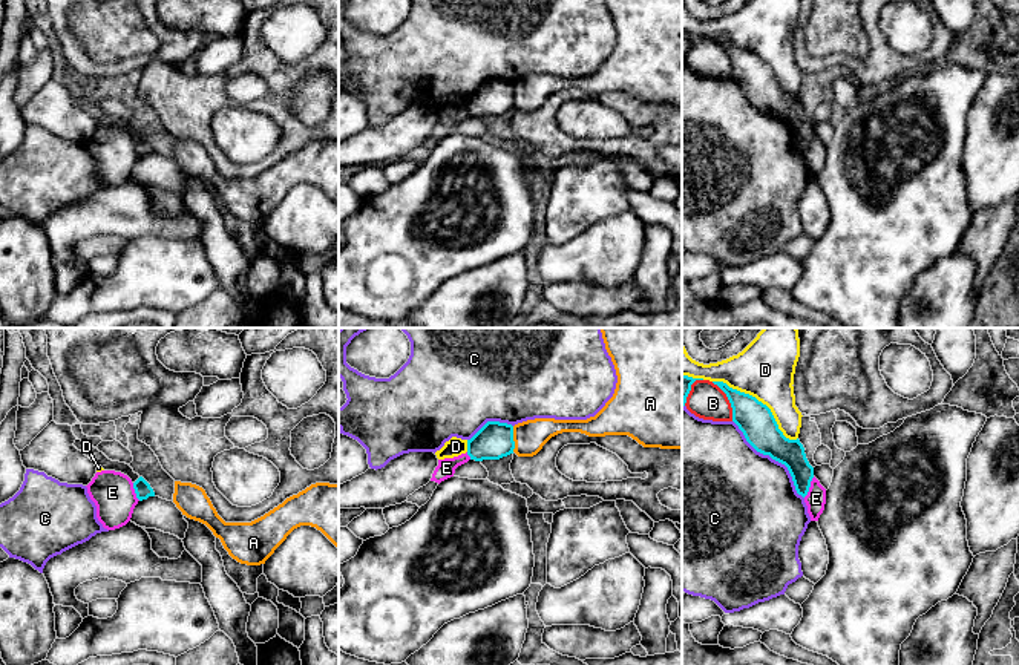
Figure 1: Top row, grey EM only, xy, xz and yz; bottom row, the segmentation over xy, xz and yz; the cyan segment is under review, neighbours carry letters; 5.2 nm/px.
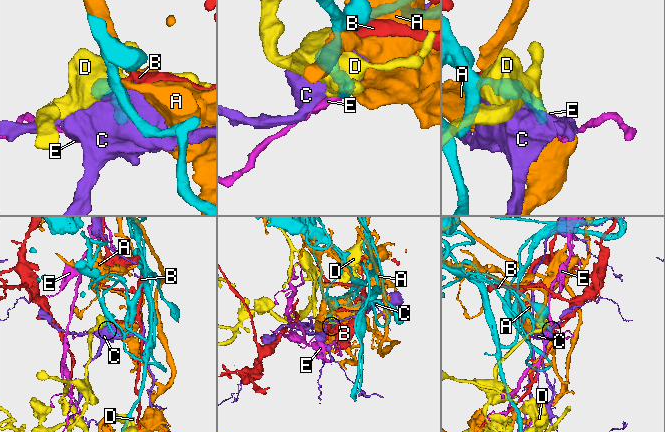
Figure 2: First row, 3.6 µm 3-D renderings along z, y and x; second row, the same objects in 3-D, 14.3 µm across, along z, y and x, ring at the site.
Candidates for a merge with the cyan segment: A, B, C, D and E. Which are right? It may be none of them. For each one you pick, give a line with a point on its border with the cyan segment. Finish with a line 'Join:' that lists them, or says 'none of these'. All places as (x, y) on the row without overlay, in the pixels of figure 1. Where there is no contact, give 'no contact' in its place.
Join: none of these

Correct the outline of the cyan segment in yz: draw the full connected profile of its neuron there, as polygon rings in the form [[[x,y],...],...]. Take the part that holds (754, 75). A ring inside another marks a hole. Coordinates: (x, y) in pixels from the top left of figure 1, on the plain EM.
[[[723,38],[713,40],[726,51],[732,64],[732,78],[743,89],[746,98],[757,109],[785,121],[797,150],[804,155],[814,135],[814,124],[809,121],[800,97],[786,95],[771,66],[755,54],[732,46]]]

